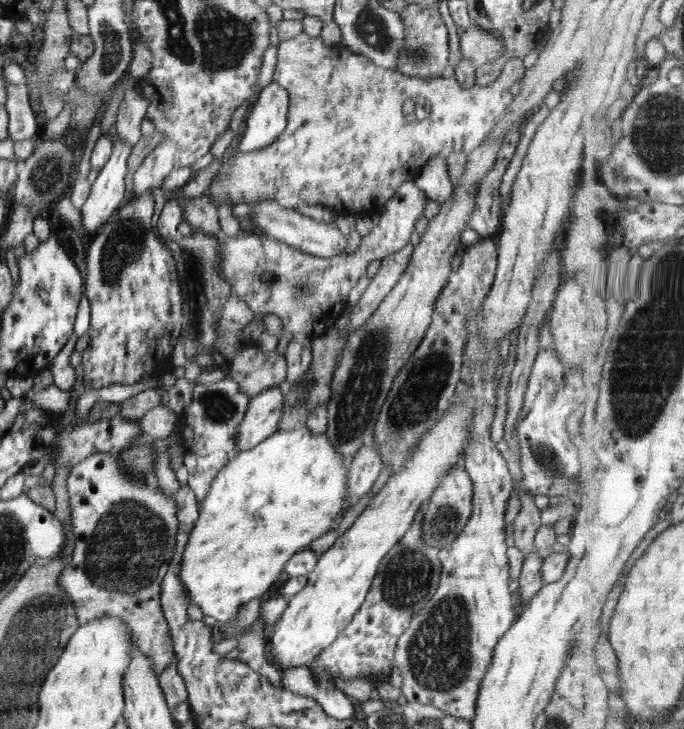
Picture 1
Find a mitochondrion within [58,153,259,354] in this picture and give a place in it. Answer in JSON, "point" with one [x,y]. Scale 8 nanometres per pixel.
{"point":[125,246]}

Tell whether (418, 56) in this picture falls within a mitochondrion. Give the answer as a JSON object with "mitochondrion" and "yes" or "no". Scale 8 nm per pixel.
{"mitochondrion":"yes"}

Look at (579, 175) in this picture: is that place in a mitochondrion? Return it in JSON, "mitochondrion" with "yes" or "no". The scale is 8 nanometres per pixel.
{"mitochondrion":"no"}

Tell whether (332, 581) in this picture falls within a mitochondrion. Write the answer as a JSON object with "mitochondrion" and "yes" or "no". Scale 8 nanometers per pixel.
{"mitochondrion":"no"}

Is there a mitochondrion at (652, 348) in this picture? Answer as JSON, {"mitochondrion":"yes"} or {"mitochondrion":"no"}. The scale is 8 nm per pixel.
{"mitochondrion":"yes"}

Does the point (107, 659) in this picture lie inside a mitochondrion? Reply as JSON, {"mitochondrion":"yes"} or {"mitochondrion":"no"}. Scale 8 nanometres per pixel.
{"mitochondrion":"no"}

